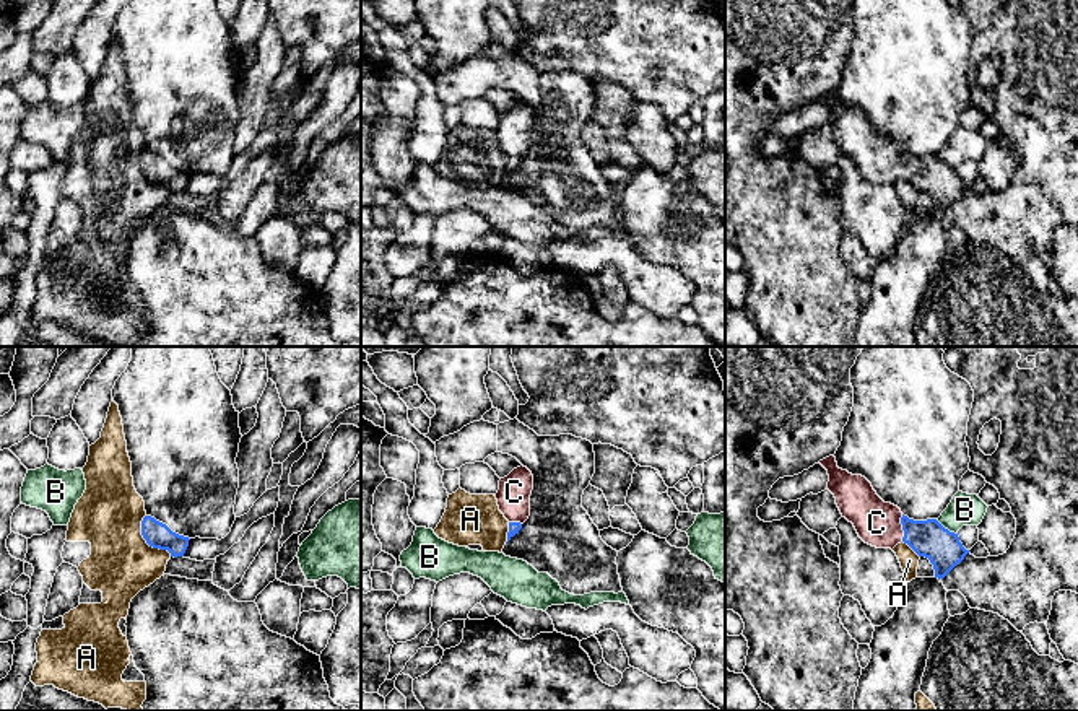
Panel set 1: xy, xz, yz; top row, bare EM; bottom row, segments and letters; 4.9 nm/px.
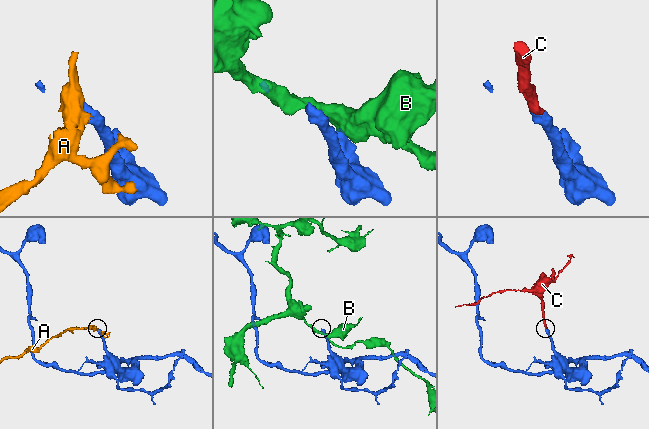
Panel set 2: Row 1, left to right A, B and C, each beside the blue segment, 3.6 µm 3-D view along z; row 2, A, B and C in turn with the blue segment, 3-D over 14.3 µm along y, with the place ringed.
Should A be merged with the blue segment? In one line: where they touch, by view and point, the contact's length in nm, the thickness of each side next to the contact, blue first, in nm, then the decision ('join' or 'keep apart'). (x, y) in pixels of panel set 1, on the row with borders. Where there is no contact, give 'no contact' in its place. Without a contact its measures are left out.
xy (145, 539) | 240 nm | 130/320 nm | keep apart

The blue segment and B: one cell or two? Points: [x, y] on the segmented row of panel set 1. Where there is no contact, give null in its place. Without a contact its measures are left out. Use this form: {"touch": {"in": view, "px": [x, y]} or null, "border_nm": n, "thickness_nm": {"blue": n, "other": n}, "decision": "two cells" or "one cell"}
{"touch": {"in": "yz", "px": [947, 529]}, "border_nm": 130, "thickness_nm": {"blue": 180, "other": 160}, "decision": "two cells"}

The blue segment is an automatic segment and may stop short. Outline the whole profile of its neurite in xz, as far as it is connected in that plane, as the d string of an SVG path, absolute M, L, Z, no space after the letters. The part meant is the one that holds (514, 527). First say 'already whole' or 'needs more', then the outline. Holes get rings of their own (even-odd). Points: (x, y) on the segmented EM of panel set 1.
needs more; M520 465L507 477L499 480L499 490L494 495L499 511L509 521L507 542L519 534L522 524L530 516L530 495L533 490L532 472Z

